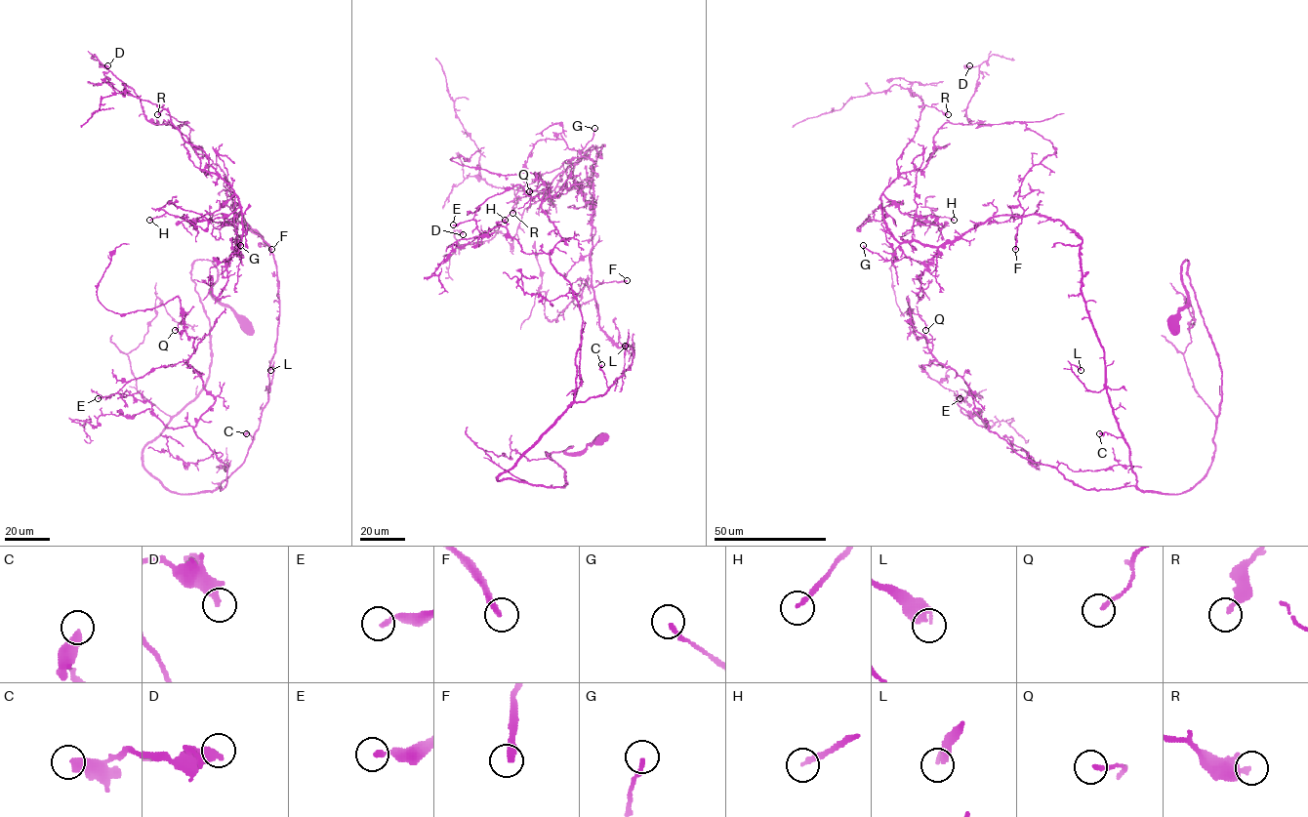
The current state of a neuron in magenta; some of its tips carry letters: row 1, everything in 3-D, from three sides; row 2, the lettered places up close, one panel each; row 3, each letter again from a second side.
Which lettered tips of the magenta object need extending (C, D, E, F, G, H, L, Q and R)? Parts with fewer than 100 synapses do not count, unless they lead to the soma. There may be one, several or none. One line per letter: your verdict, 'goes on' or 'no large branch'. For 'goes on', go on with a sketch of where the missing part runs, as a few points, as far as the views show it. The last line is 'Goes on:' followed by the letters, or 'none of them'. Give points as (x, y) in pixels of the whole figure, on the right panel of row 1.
C: no large branch
D: no large branch
E: no large branch
F: no large branch
G: no large branch
H: no large branch
L: no large branch
Q: no large branch
R: no large branch
Goes on: none of them

